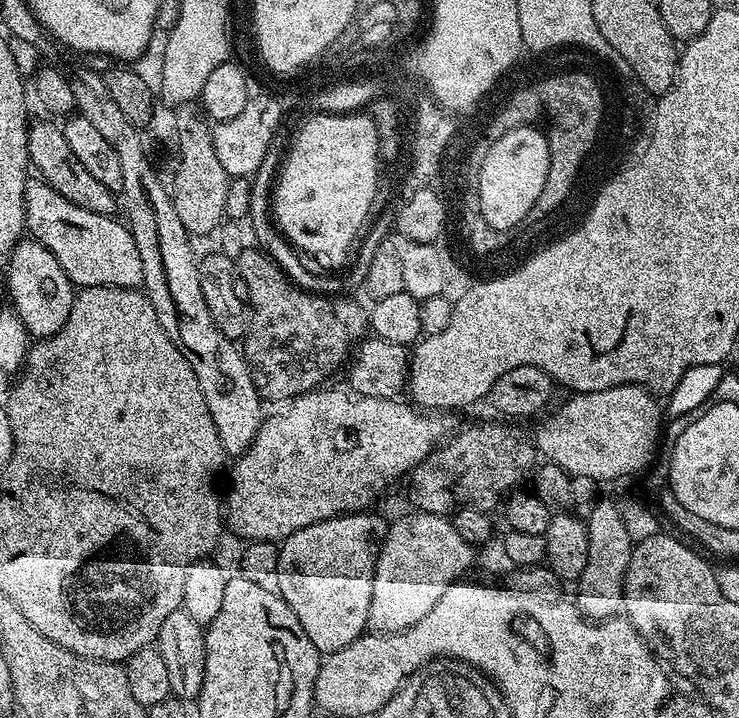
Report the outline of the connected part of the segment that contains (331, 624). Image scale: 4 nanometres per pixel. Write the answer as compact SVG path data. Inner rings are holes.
M368 510L349 512L347 516L314 522L314 526L294 530L294 534L287 536L279 545L275 591L279 592L286 606L290 606L294 614L298 614L298 622L302 622L302 630L306 630L306 638L310 638L310 642L314 642L314 646L322 654L337 652L342 650L342 646L350 646L350 642L365 635L368 628L376 559L389 527L382 517L371 516L372 514Z

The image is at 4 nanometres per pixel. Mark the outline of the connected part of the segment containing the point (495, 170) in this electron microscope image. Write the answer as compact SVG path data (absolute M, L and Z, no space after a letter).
M521 126L502 134L502 138L498 138L487 151L478 178L478 198L484 221L498 231L509 231L518 226L538 202L538 194L542 194L542 186L546 186L549 170L550 146L539 128Z

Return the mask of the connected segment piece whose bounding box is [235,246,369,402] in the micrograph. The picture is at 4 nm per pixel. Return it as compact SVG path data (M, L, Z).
M247 247L236 261L240 277L246 282L249 304L252 307L252 318L248 324L247 334L242 341L245 360L250 364L253 380L263 399L291 401L304 392L319 389L327 376L343 369L349 363L350 353L357 343L365 339L369 331L365 309L360 309L348 298L337 298L332 294L309 292L299 283L288 281L286 273L266 255Z

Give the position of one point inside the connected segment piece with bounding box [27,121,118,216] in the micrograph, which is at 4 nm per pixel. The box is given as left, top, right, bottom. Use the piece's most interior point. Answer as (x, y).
(48, 152)

